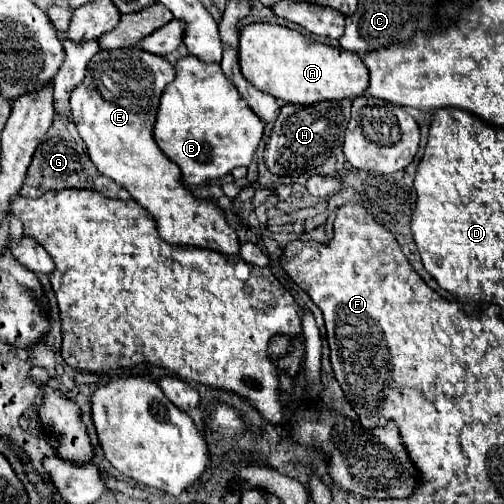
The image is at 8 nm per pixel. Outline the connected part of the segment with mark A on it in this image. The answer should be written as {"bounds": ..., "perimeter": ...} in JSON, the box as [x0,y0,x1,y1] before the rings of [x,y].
{"bounds":[239,24,369,104],"perimeter":[[[249,24],[241,30],[239,62],[243,76],[261,92],[289,104],[357,98],[369,88],[369,70],[357,54],[311,40],[277,24]]]}

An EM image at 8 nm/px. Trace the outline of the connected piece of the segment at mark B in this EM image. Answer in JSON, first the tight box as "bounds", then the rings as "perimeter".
{"bounds":[153,56,263,186],"perimeter":[[[183,56],[173,68],[175,80],[161,94],[153,138],[181,168],[181,180],[191,186],[203,184],[229,174],[237,166],[249,166],[263,136],[263,124],[227,80],[221,66],[201,64],[195,56]]]}

